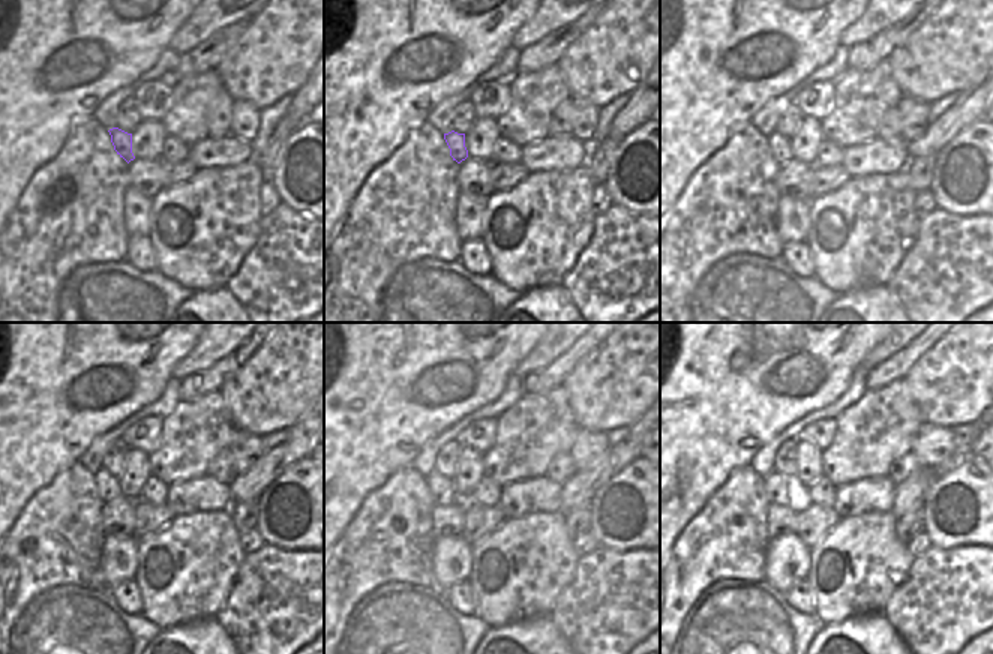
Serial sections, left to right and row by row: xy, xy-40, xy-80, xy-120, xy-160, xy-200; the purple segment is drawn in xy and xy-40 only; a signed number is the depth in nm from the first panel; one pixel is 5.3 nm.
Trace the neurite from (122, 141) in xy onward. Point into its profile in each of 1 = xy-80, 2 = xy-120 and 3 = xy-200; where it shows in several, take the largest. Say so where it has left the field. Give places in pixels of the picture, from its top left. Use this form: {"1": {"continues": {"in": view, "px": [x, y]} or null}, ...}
{"1": {"continues": {"in": "xy-80", "px": [780, 147]}}, "2": {"continues": {"in": "xy-120", "px": [107, 485]}}, "3": {"continues": {"in": "xy-200", "px": [780, 491]}}}

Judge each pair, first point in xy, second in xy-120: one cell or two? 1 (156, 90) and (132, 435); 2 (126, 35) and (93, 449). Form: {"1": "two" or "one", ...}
{"1": "one", "2": "two"}

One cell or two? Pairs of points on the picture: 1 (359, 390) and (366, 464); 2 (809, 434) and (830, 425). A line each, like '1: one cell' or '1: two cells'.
1: one cell
2: one cell

